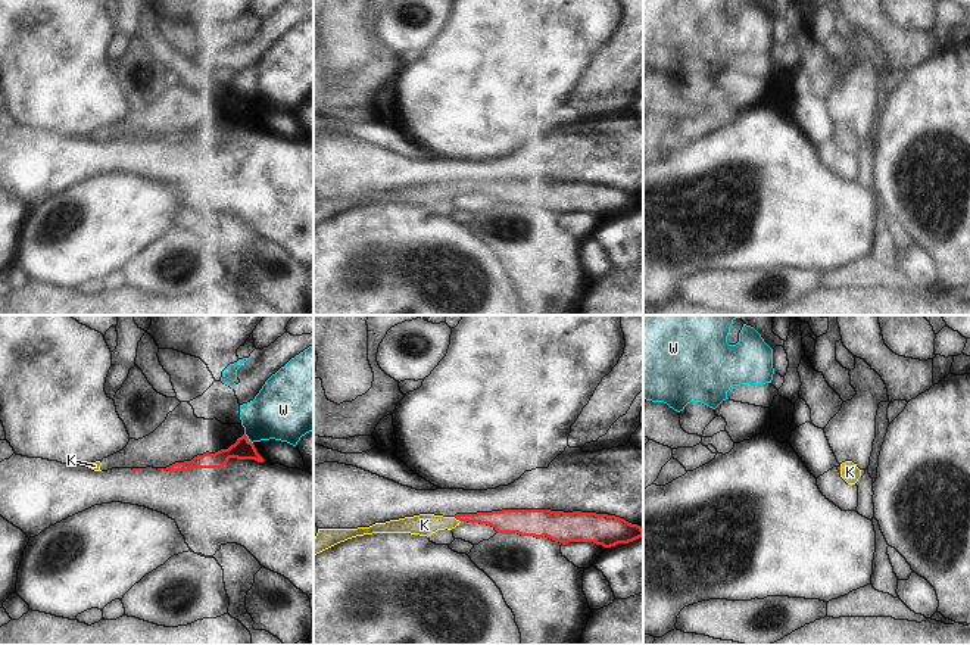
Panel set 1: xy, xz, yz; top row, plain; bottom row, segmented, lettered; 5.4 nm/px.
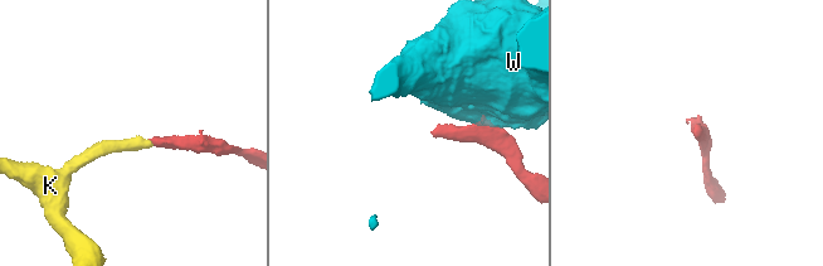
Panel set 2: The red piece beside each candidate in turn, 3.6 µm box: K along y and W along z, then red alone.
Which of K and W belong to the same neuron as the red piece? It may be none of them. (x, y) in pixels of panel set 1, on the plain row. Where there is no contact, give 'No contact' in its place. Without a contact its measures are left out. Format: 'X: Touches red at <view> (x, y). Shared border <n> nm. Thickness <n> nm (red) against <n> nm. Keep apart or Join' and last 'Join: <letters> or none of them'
K: Touches red at xz (457, 189). Shared border 50 nm. Thickness 120 nm (red) against 130 nm. Join
W: Touches red at xy (248, 109). Shared border 80 nm. Thickness 110 nm (red) against 340 nm. Keep apart
Join: K.

